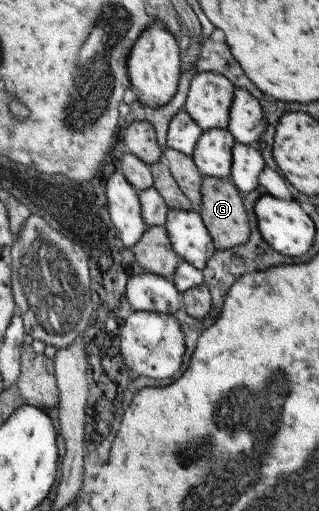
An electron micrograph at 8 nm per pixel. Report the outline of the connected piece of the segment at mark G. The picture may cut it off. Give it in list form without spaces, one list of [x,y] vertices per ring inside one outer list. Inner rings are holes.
[[[203,177],[202,203],[197,207],[203,223],[211,234],[213,250],[226,250],[243,245],[249,241],[251,235],[251,224],[245,210],[245,204],[240,190],[231,181],[230,177],[216,178]]]

